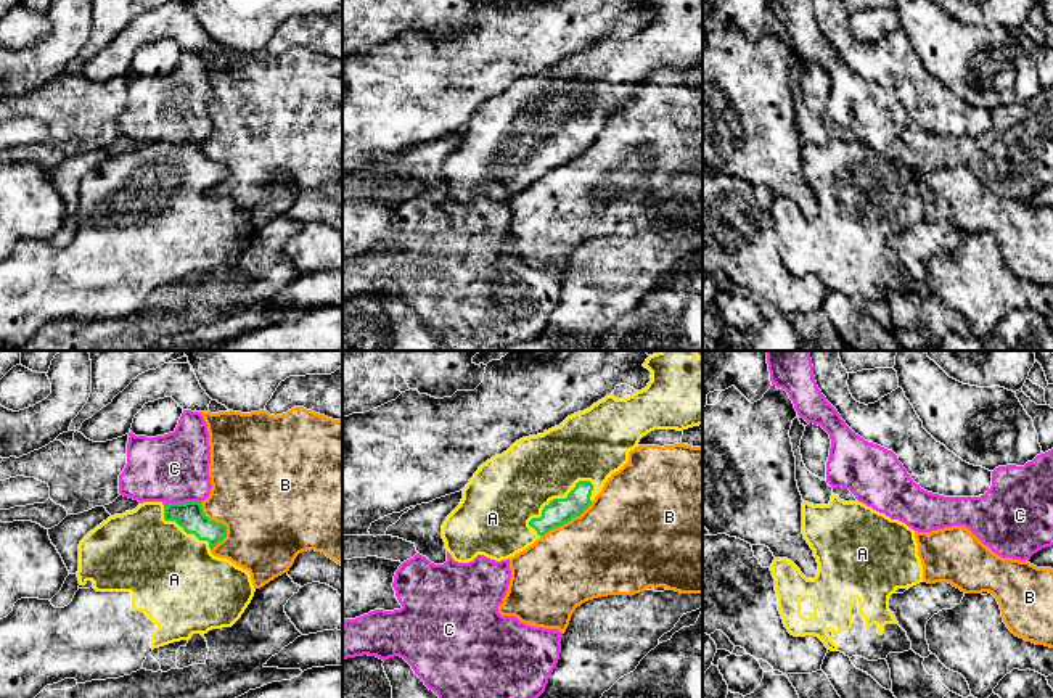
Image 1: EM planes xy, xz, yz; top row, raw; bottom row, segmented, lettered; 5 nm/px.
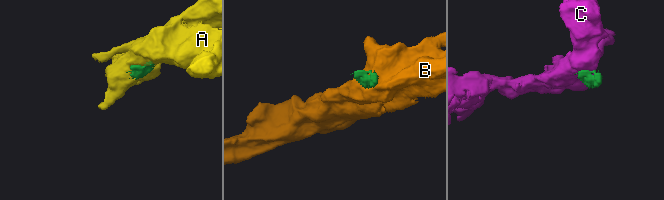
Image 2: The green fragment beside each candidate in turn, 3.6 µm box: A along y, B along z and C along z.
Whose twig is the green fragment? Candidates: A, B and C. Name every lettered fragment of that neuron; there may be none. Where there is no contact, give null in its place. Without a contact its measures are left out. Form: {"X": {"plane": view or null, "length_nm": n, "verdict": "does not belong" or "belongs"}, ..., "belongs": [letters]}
{"A": {"plane": "xz", "length_nm": 400, "verdict": "belongs"}, "B": {"plane": "xy", "length_nm": 240, "verdict": "does not belong"}, "C": {"plane": "xy", "length_nm": 190, "verdict": "does not belong"}, "belongs": ["A"]}

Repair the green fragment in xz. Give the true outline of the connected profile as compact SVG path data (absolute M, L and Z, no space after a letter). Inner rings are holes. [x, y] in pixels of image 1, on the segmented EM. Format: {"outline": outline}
{"outline": "M661 351L649 355L643 367L651 372L645 389L625 399L616 399L611 392L590 409L567 417L559 426L516 441L506 452L479 466L463 489L460 505L442 524L445 548L455 561L469 563L477 555L495 561L514 556L548 531L580 516L611 474L629 462L629 452L638 447L643 436L654 429L683 431L703 425L703 357L694 351Z"}

